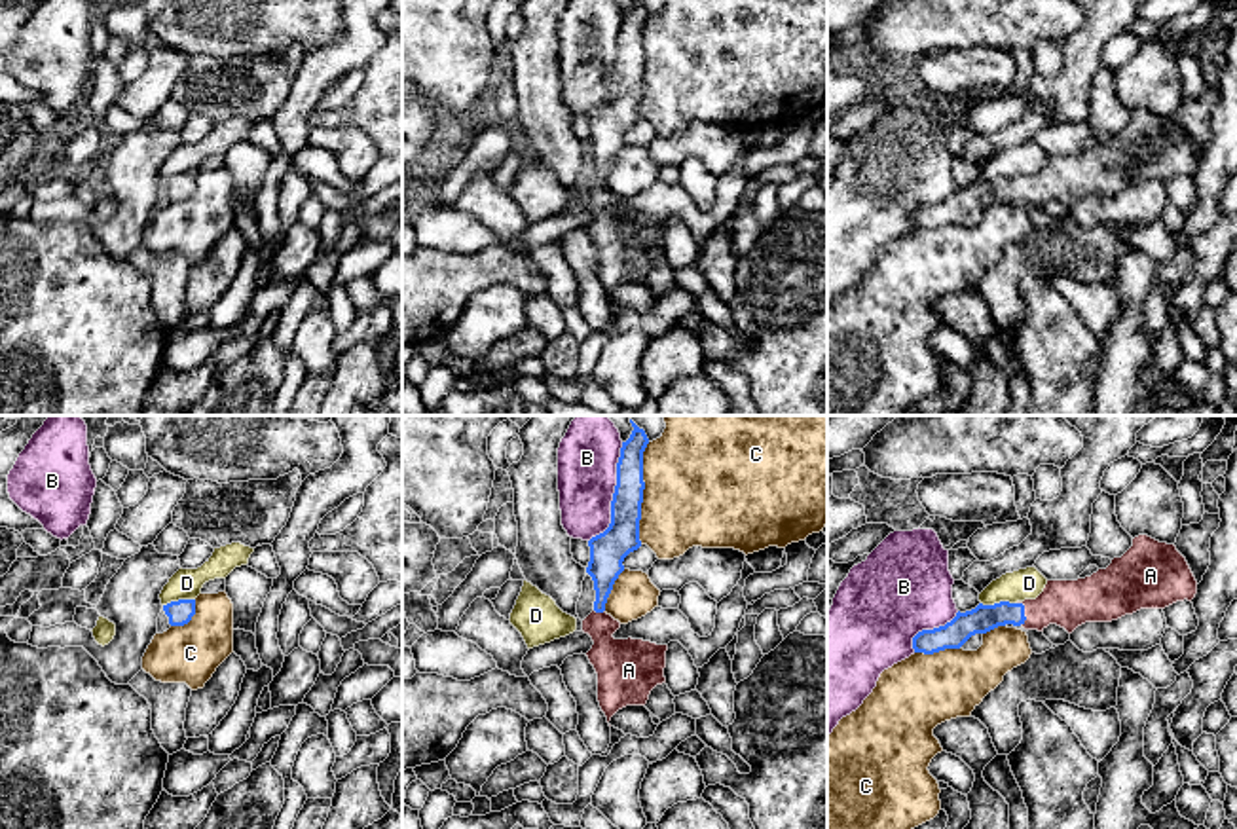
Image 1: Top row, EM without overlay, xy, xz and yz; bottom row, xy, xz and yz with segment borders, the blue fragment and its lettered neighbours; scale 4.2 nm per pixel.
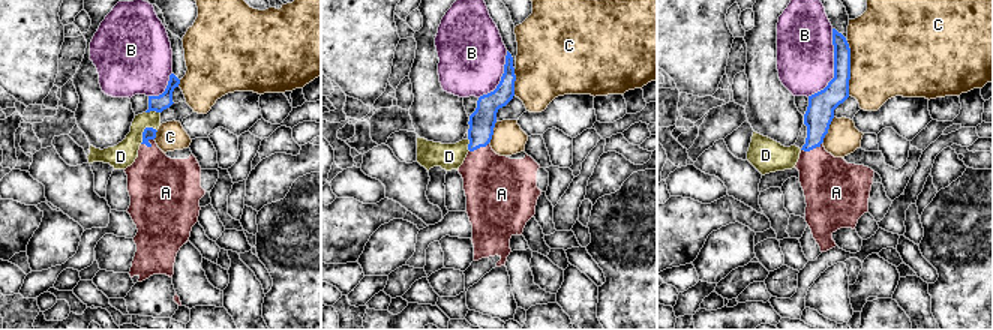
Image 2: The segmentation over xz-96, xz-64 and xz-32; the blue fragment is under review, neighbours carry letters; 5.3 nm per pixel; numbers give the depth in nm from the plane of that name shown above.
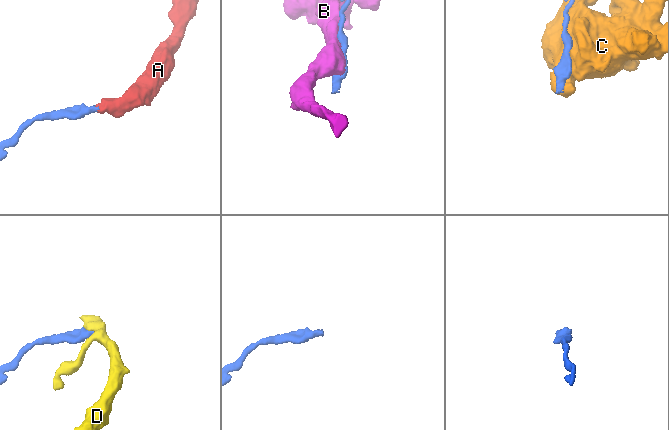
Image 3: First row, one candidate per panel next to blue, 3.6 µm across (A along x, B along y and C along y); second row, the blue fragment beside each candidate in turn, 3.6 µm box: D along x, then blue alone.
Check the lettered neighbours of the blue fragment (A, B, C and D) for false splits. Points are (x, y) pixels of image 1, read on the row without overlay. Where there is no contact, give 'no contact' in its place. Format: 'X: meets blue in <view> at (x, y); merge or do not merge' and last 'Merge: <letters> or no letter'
A: meets blue in yz at (1023, 188); merge
B: meets blue in xz at (613, 69); do not merge
C: meets blue in xz at (642, 69); do not merge
D: meets blue in yz at (1000, 177); do not merge
Merge: A

